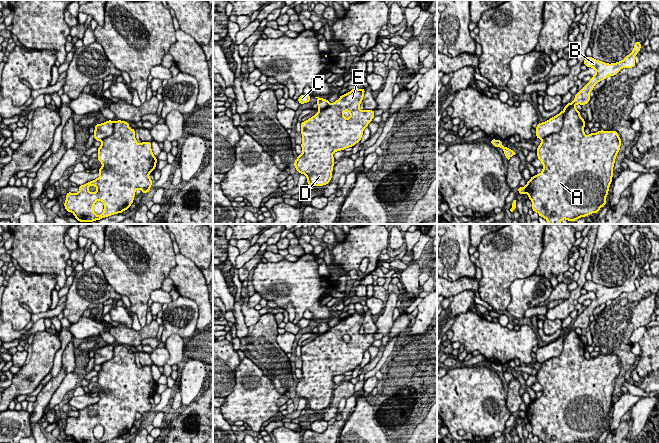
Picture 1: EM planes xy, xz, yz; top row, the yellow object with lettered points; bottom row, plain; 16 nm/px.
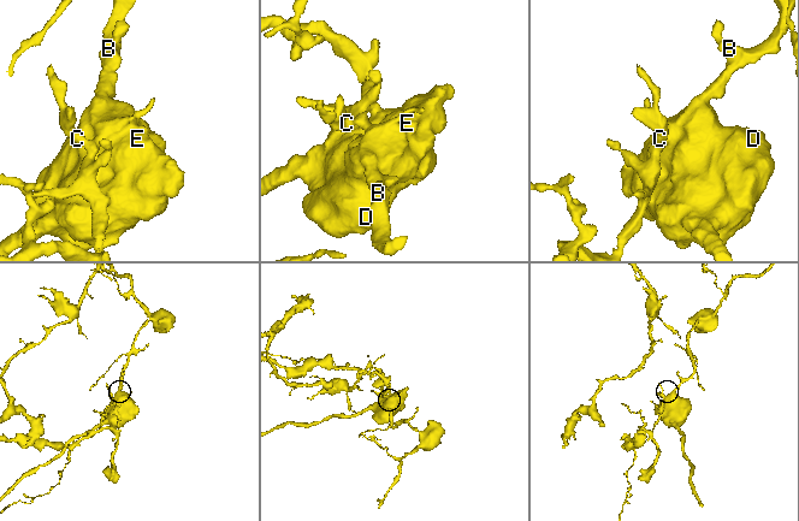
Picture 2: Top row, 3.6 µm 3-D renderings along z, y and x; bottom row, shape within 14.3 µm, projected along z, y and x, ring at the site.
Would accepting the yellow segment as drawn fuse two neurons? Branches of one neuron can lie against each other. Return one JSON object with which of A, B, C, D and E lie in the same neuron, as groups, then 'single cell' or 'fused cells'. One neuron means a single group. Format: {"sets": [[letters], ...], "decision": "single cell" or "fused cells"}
{"sets": [["A", "D", "E"], ["B", "C"]], "decision": "fused cells"}

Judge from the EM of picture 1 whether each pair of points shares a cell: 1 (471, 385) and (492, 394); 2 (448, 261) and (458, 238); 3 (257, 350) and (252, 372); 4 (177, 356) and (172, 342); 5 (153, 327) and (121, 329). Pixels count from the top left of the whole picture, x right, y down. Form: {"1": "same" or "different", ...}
{"1": "same", "2": "same", "3": "different", "4": "same", "5": "same"}

